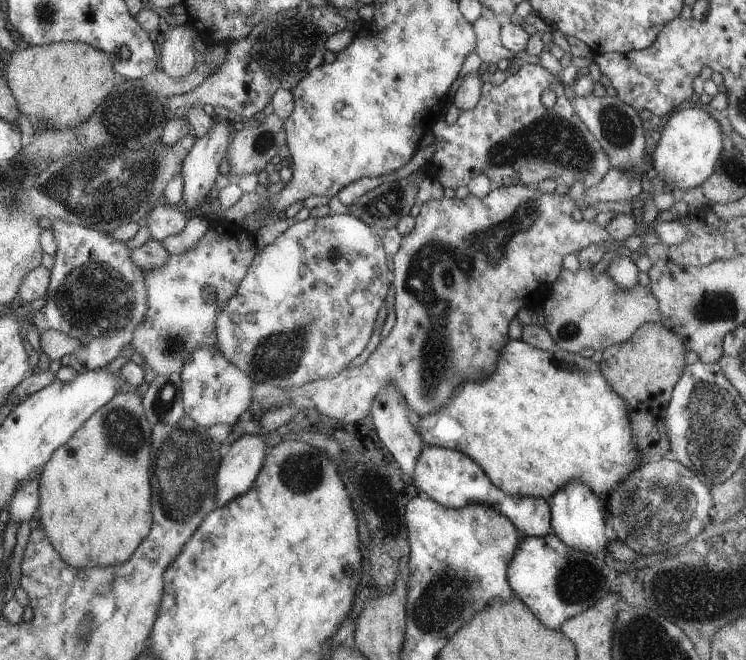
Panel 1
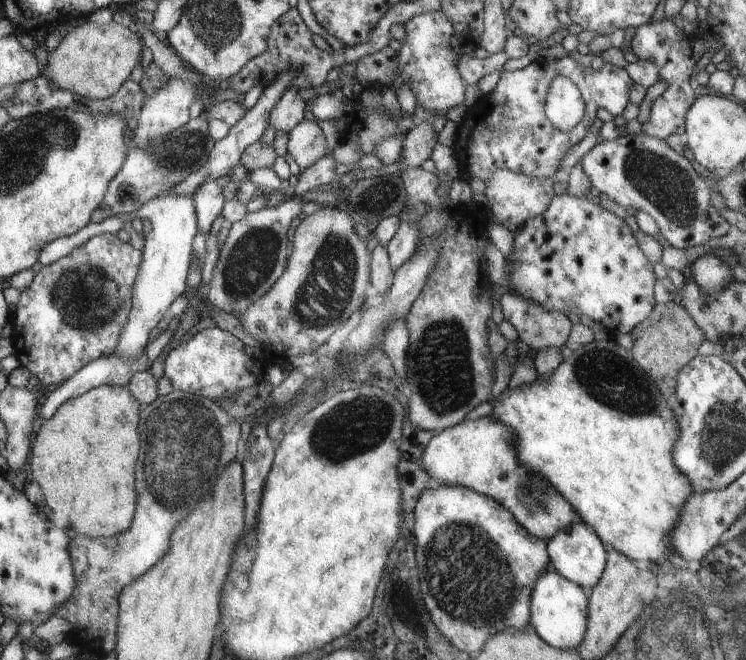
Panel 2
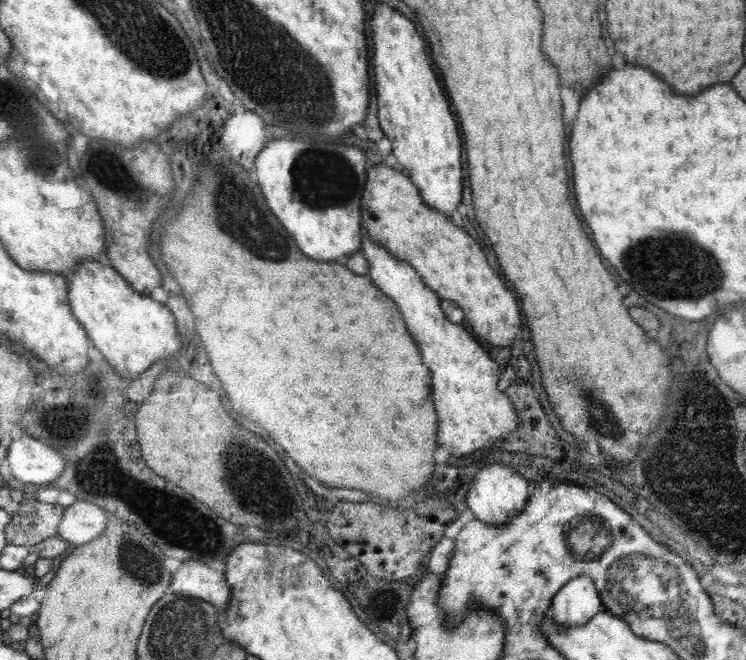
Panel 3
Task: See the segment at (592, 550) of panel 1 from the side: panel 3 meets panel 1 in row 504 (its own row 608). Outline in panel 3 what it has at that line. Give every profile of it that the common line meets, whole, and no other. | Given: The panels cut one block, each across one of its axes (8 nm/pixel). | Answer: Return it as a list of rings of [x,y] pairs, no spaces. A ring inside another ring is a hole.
[[[584,574],[573,578],[555,594],[545,616],[559,626],[583,626],[599,613],[601,604],[592,579]]]

